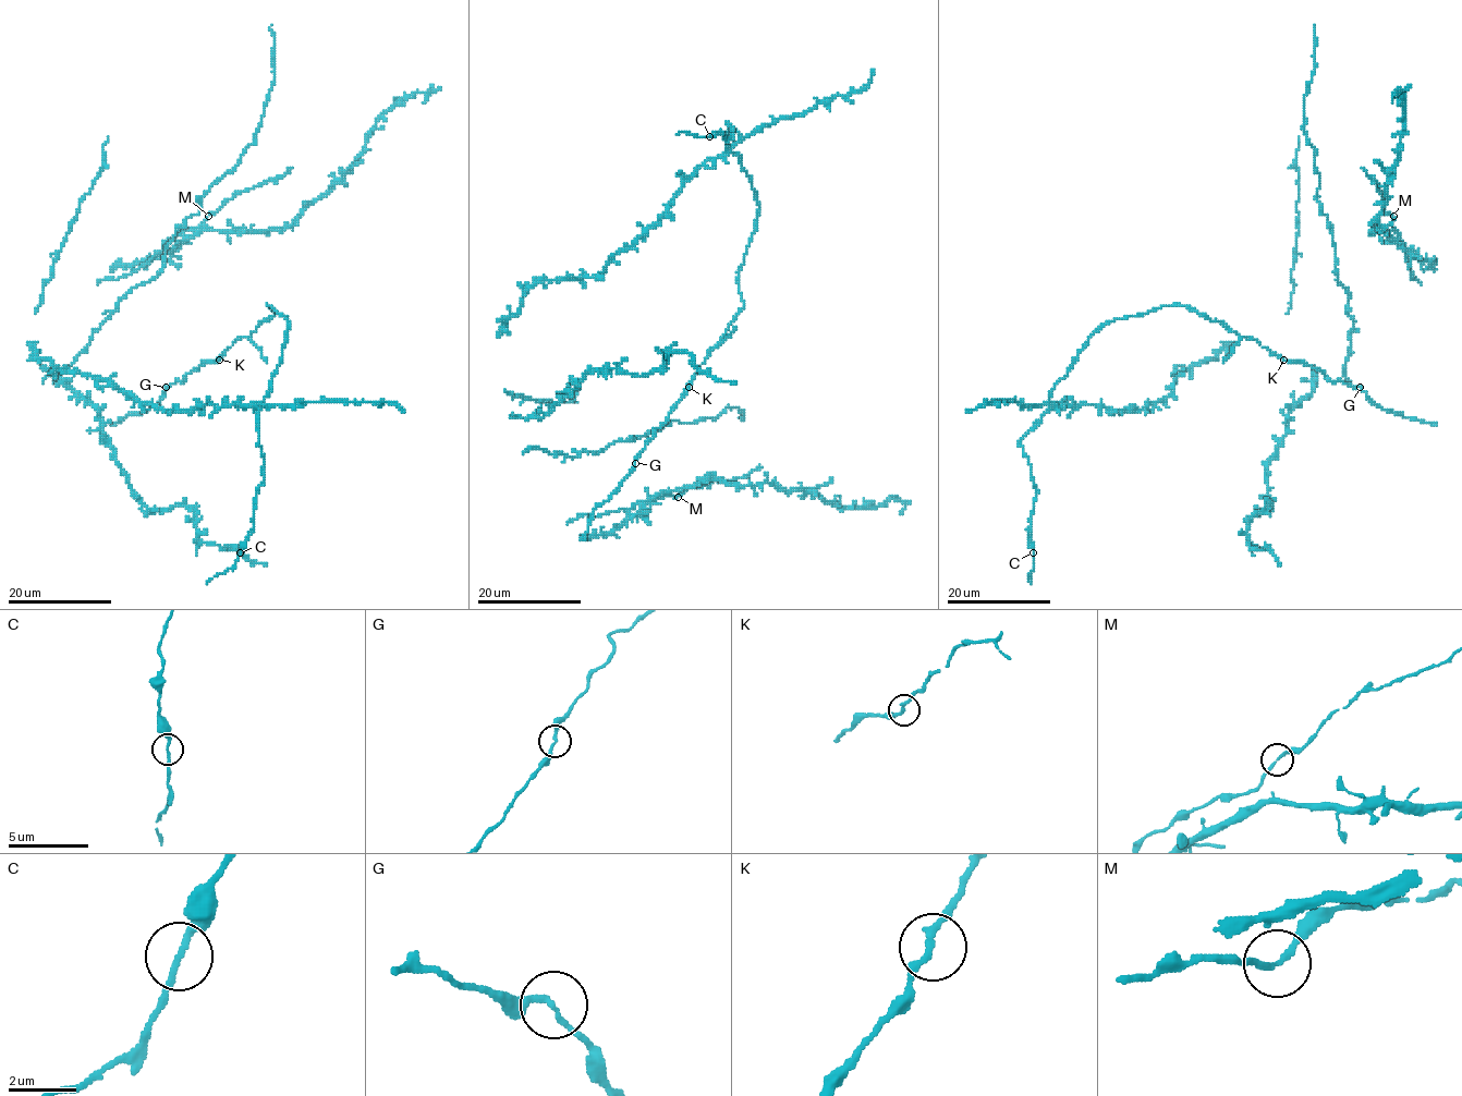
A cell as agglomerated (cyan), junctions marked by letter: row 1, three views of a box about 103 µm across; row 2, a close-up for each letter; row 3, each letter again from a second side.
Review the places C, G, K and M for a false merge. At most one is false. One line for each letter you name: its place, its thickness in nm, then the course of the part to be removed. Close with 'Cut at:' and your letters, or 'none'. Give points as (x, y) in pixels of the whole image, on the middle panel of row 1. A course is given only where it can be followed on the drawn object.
Cut at: none

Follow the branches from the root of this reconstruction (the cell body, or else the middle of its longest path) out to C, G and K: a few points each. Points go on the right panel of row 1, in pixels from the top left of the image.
C: (1130, 315), (1105, 324), (1087, 339), (1056, 382), (1048, 410), (1020, 442), (1037, 490), (1031, 516), (1033, 552)
G: (1130, 315), (1186, 305), (1243, 338), (1253, 338), (1287, 361), (1303, 361), (1333, 381), (1361, 387)
K: (1130, 315), (1146, 314), (1168, 305), (1186, 305), (1243, 338), (1253, 338), (1283, 360)

